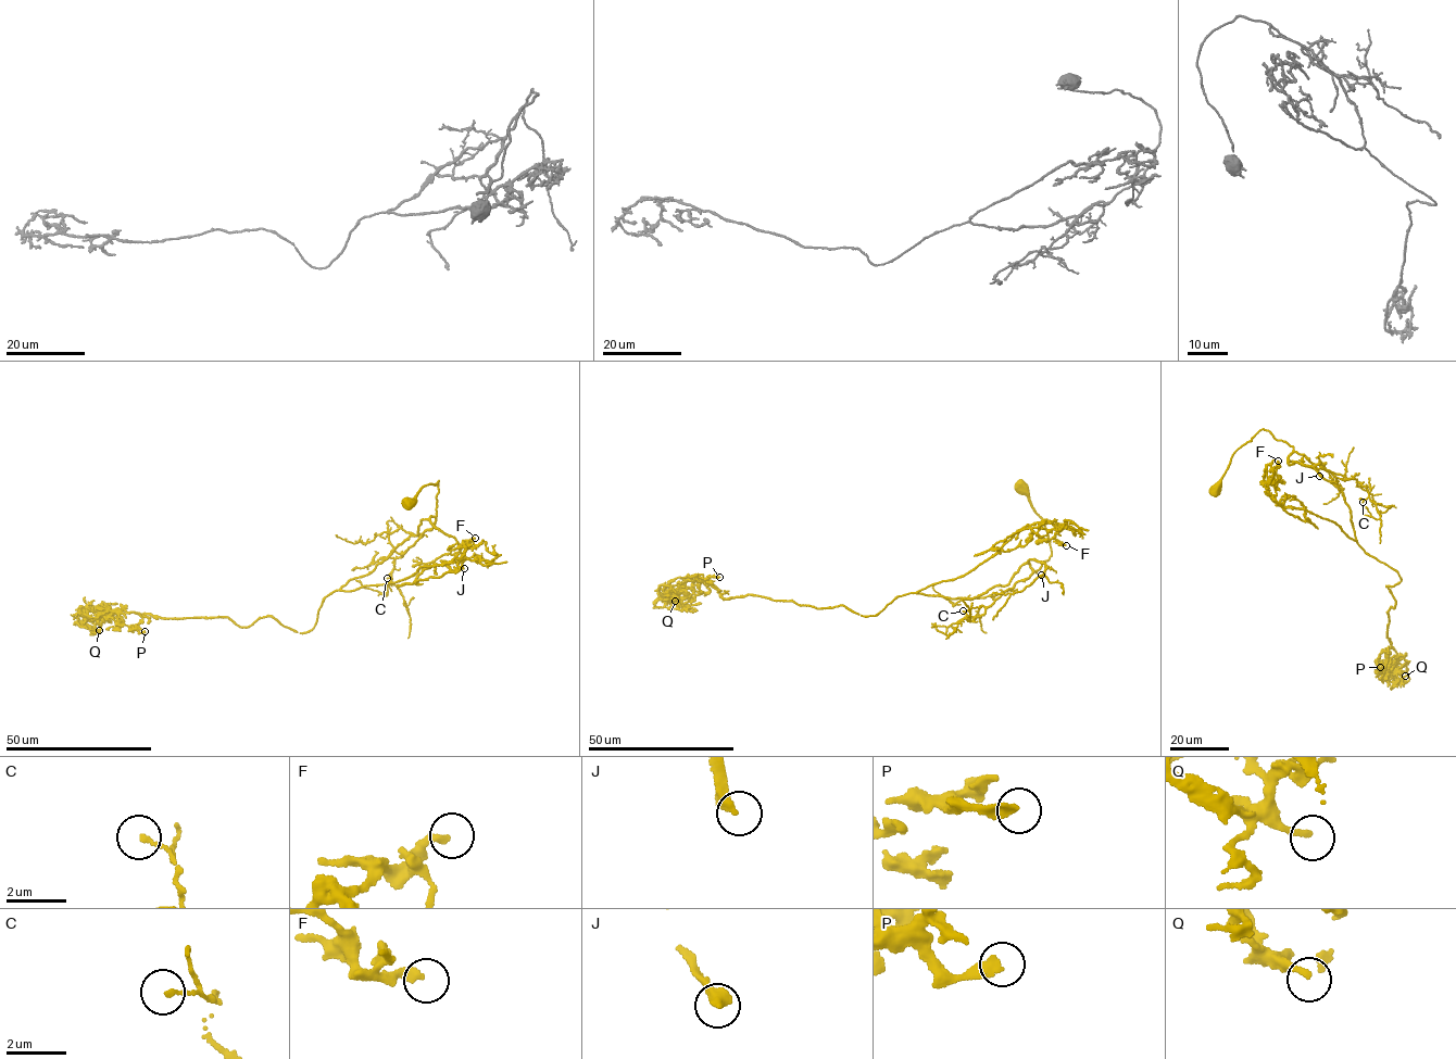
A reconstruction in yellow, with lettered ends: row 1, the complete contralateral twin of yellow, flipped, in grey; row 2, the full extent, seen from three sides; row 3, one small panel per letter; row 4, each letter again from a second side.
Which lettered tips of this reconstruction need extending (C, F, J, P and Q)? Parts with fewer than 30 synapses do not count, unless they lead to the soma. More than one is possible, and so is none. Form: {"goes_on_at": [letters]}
{"goes_on_at": ["J", "Q"]}

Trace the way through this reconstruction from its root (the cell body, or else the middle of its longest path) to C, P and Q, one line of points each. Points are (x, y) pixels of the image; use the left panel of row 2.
C: (408, 501), (421, 488), (436, 484), (439, 480), (435, 524), (403, 556), (396, 557), (392, 578), (387, 578)
P: (408, 501), (439, 480), (436, 515), (327, 595), (311, 630), (139, 614), (145, 631)
Q: (408, 501), (439, 480), (436, 515), (327, 595), (311, 630), (122, 610), (96, 614), (99, 630)

